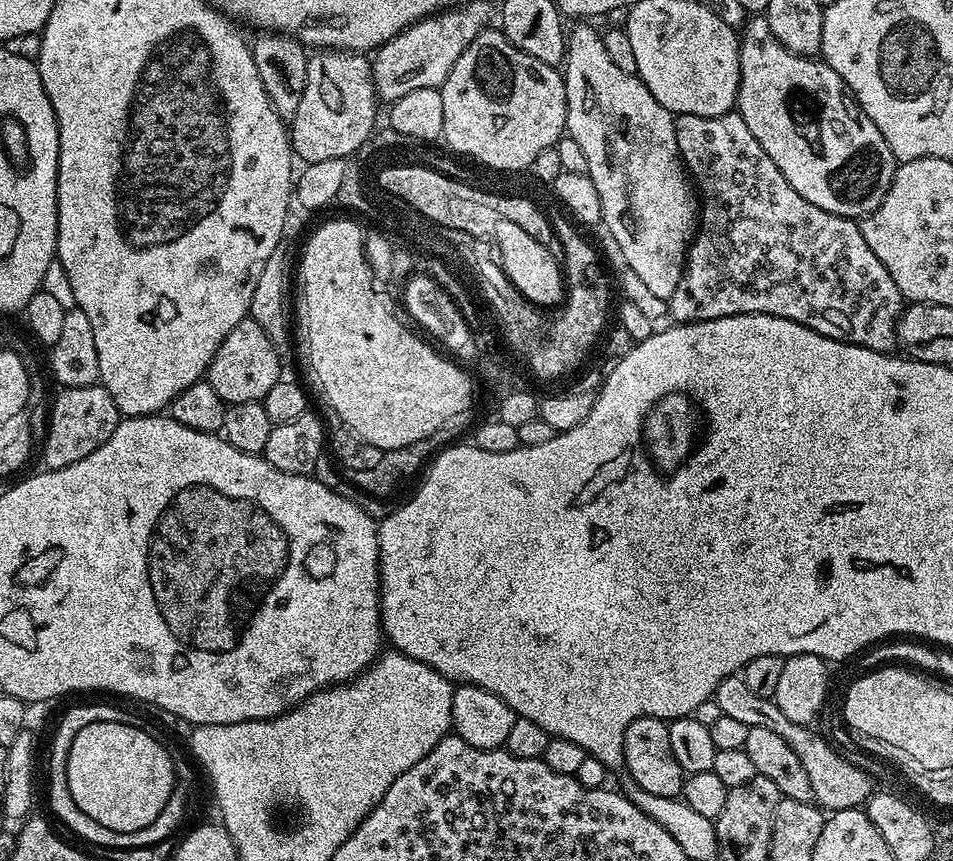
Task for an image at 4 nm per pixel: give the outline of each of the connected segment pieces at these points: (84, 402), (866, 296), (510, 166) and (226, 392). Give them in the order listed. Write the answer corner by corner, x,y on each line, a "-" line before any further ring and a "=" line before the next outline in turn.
97,382
90,386
78,386
57,391
52,404
52,417
48,420
48,437
44,440
45,469
65,468
74,462
82,462
86,454
94,454
112,437
122,419
114,398
=
733,110
715,116
714,118
702,118
698,114
682,114
675,117
676,137
678,138
678,150
684,167
695,187
698,189
698,227
692,244
686,253
684,262
684,277
678,282
678,290
674,290
672,297
666,301
668,316
677,324
693,324
694,322
706,322
714,318
730,318
731,316
745,316
746,314
762,314
763,316
777,316
798,322
826,338
834,338
838,342
846,342
854,346
869,348
875,352
892,352
897,347
896,326
900,323
900,313
906,307
904,296
894,286
894,278
890,278
890,270
878,262
878,254
866,246
866,238
862,238
862,230
855,219
830,214
814,202
806,202
786,178
782,178
782,170
774,166
770,154
762,150
758,138
750,134
750,126
740,117
739,111
=
495,31
480,32
478,38
474,38
474,42
466,46
466,50
462,50
462,58
454,62
454,70
446,78
446,82
439,87
442,94
442,126
444,127
442,140
443,143
448,143
454,151
461,152
462,155
469,156
470,159
477,160
478,163
485,164
488,168
501,168
504,172
516,172
519,168
528,170
536,163
538,154
542,154
542,150
556,148
559,145
560,135
562,137
565,135
568,127
568,107
566,106
564,77
557,69
546,66
546,62
538,62
538,58
530,58
530,54
522,54
522,50
518,50
504,37
503,31
=
245,318
234,326
234,330
230,330
230,334
226,334
222,346
218,346
208,367
206,380
225,405
254,403
263,401
264,396
270,394
270,386
282,379
280,364
282,358
278,350
274,350
274,342
266,338
266,330
262,330
258,322

